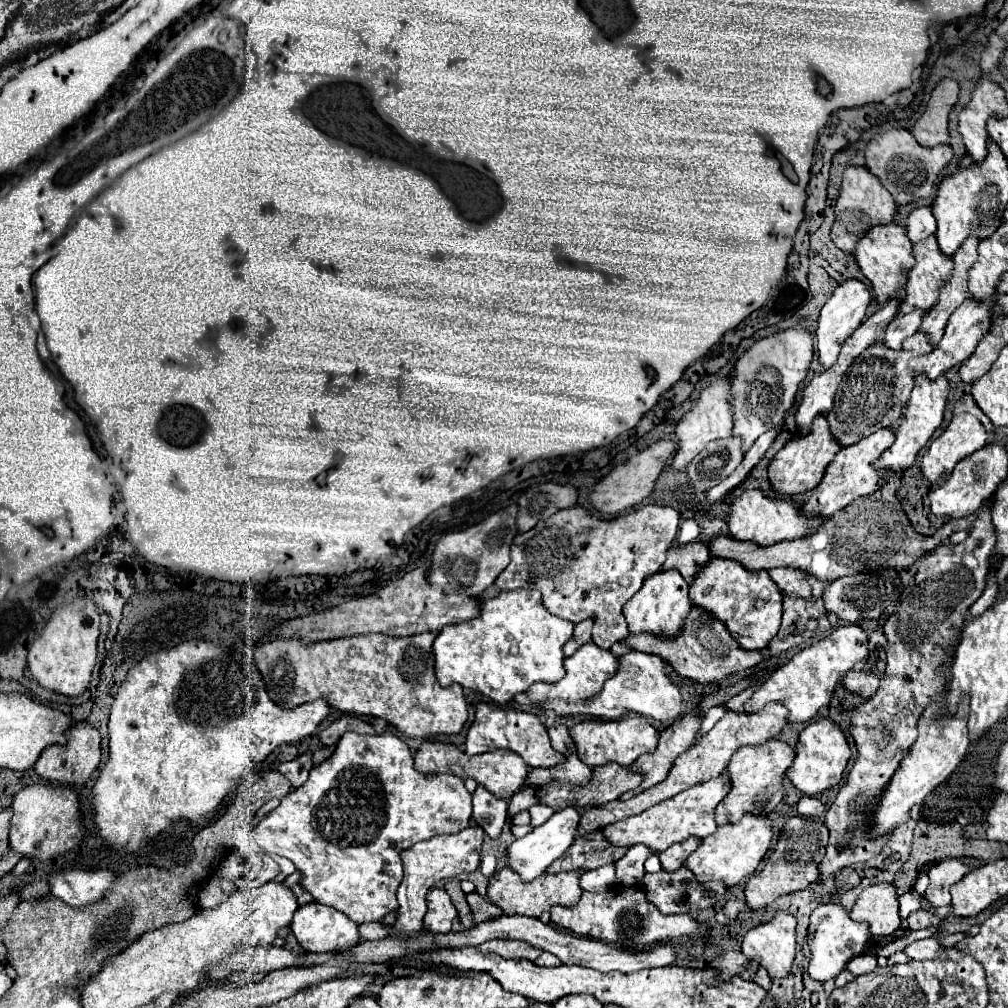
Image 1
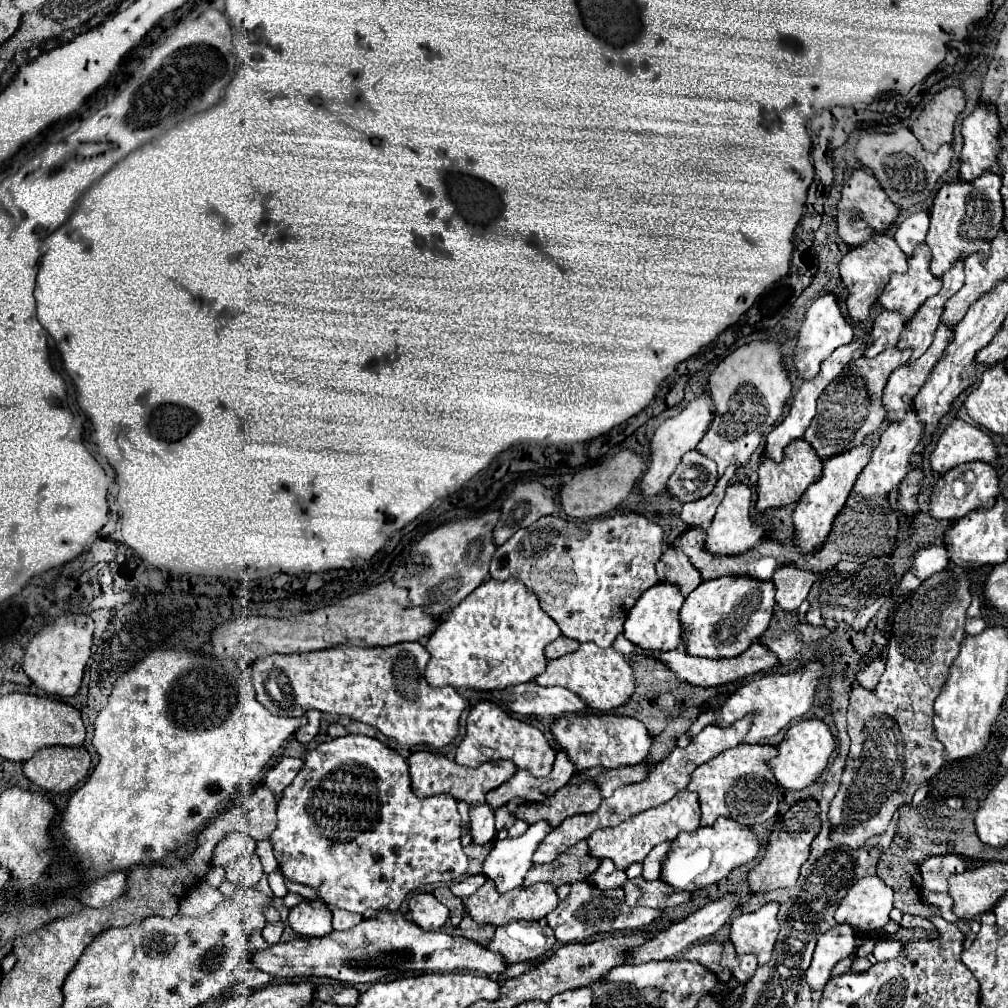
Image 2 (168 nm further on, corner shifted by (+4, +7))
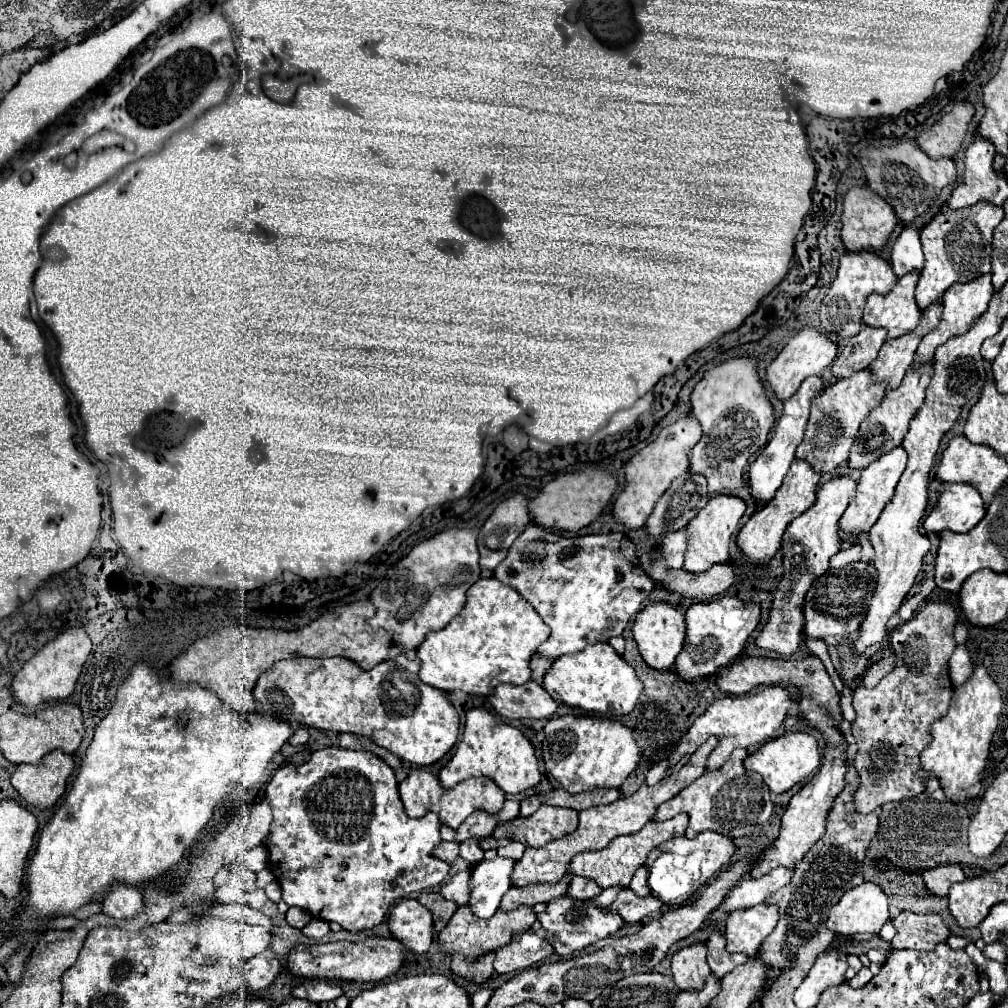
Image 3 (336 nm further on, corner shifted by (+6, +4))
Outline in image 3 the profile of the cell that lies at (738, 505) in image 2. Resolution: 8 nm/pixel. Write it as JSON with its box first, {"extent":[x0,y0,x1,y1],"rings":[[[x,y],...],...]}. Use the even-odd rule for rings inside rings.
{"extent":[684,495,746,573],"rings":[[[718,495],[708,501],[708,505],[688,521],[686,525],[686,535],[688,535],[688,547],[684,555],[684,569],[690,573],[702,573],[708,571],[716,563],[726,563],[728,561],[728,547],[730,547],[730,537],[742,517],[742,511],[746,509],[744,501],[738,497],[730,495]]]}

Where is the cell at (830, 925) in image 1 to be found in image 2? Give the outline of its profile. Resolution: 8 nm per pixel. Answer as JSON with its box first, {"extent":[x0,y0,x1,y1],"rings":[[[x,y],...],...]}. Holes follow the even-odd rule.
{"extent":[806,924,856,990],"rings":[[[836,924],[818,938],[812,964],[806,970],[806,982],[810,984],[812,990],[824,988],[834,964],[854,954],[856,948],[854,942],[856,942],[856,934],[850,924]]]}

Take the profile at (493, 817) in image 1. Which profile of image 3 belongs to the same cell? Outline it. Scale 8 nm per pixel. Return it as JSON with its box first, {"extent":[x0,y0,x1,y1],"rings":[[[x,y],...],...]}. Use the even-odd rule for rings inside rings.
{"extent":[460,839,484,865],"rings":[[[468,839],[468,841],[460,843],[460,857],[464,861],[468,861],[470,865],[476,865],[476,863],[480,863],[484,859],[484,851],[480,849],[476,839]]]}

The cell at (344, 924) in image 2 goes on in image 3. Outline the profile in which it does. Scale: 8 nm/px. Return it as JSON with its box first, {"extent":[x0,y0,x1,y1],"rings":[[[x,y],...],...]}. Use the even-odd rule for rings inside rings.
{"extent":[302,919,330,939],"rings":[[[312,919],[312,921],[308,923],[308,927],[302,929],[302,933],[304,933],[306,937],[310,937],[310,939],[320,939],[320,937],[328,935],[330,929],[328,929],[328,923],[326,923],[326,921],[322,921],[322,919]]]}

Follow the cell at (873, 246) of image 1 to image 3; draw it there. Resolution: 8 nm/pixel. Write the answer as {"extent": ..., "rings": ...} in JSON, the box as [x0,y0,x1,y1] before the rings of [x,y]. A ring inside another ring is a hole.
{"extent":[818,251,898,339],"rings":[[[860,251],[860,253],[846,253],[846,255],[842,255],[836,279],[834,279],[830,291],[824,295],[822,305],[818,309],[820,331],[824,331],[824,333],[832,331],[840,339],[856,335],[860,331],[860,327],[862,327],[862,309],[864,309],[866,297],[870,293],[886,295],[896,285],[896,281],[898,279],[896,279],[890,263],[884,261],[882,257],[878,257],[872,251]]]}

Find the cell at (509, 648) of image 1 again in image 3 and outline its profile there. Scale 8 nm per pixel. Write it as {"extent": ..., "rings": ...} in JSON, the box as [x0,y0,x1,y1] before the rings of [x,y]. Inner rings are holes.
{"extent":[418,577,550,695],"rings":[[[496,577],[478,579],[466,595],[466,605],[460,609],[460,613],[442,629],[436,633],[428,633],[426,639],[418,645],[418,659],[420,659],[420,681],[440,689],[440,691],[454,691],[460,689],[470,695],[490,695],[496,685],[510,683],[510,685],[522,685],[530,681],[530,669],[528,661],[536,653],[538,645],[544,643],[550,635],[550,627],[544,625],[540,615],[518,595],[514,587],[508,587],[500,583]]]}

